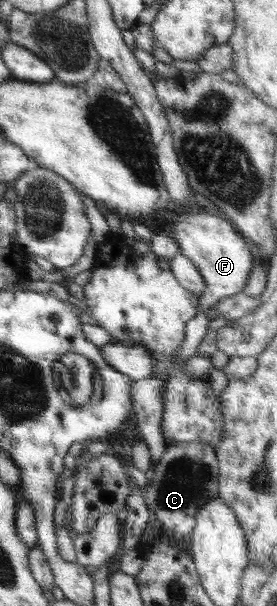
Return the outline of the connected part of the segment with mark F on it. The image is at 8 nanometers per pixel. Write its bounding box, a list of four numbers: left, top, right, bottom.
[171,209,253,364]

